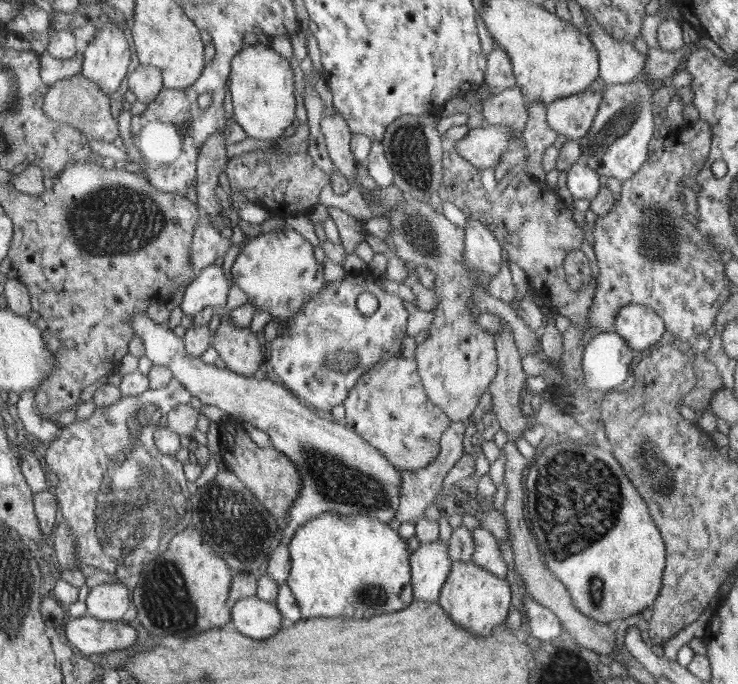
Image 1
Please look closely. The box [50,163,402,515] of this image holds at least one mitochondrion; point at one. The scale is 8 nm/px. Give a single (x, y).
(106, 224)

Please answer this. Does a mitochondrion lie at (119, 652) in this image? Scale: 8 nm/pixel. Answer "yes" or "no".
no

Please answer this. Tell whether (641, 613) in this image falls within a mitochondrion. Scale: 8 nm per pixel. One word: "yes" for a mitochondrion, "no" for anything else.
no

